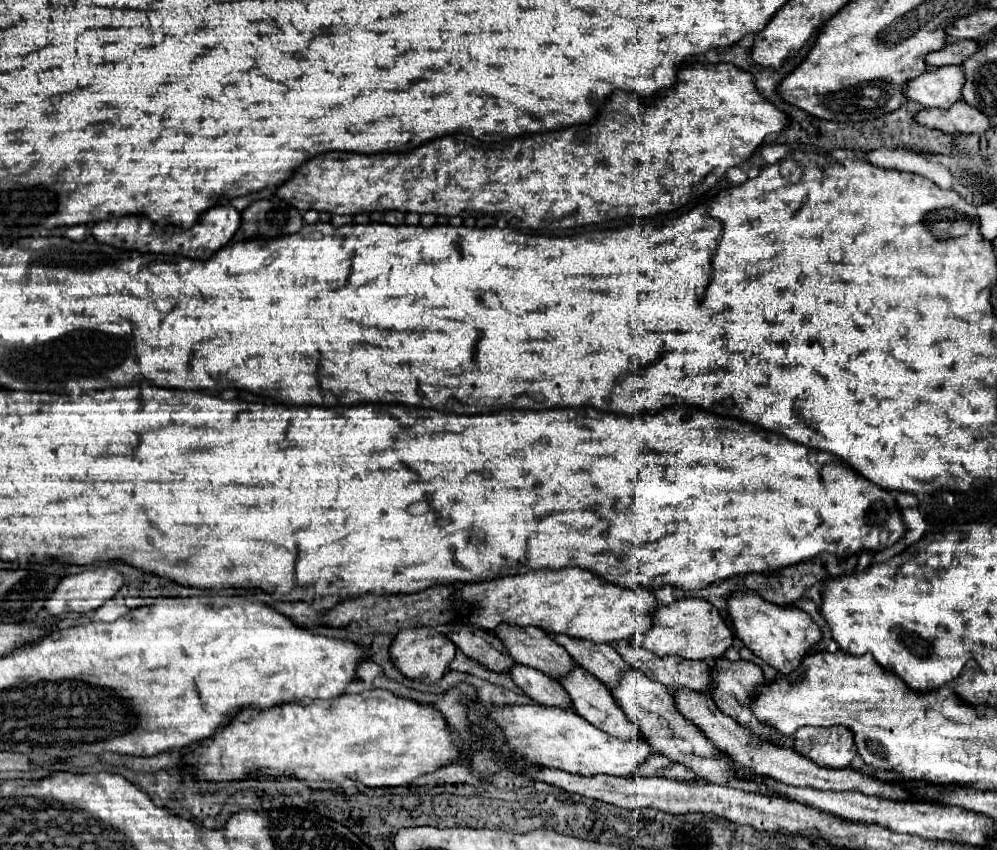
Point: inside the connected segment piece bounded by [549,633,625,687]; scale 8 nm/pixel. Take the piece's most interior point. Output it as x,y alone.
600,659

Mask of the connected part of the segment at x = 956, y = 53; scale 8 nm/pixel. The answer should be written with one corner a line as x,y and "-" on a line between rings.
959,39
959,41
951,41
947,43
943,49
929,53
925,59
927,65
931,67
945,67
945,65
963,65
973,53
977,53
977,49
981,47
979,41
971,41
971,39

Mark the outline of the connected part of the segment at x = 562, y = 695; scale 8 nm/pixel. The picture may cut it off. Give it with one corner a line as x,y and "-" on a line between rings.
515,663
509,669
509,677
515,681
515,685
519,685
525,691
525,695
529,695
531,699
535,699
541,705
549,705
549,707
571,705
569,695
559,685
559,681
551,679
549,675
545,675
539,669
531,669
527,665

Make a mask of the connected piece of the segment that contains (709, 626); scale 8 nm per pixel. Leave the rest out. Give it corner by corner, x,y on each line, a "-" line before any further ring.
681,599
657,609
653,629
645,635
641,647
653,651
655,655
679,655
683,659
717,659
733,647
733,641
735,635
727,625
725,615
721,615
715,605
705,599

